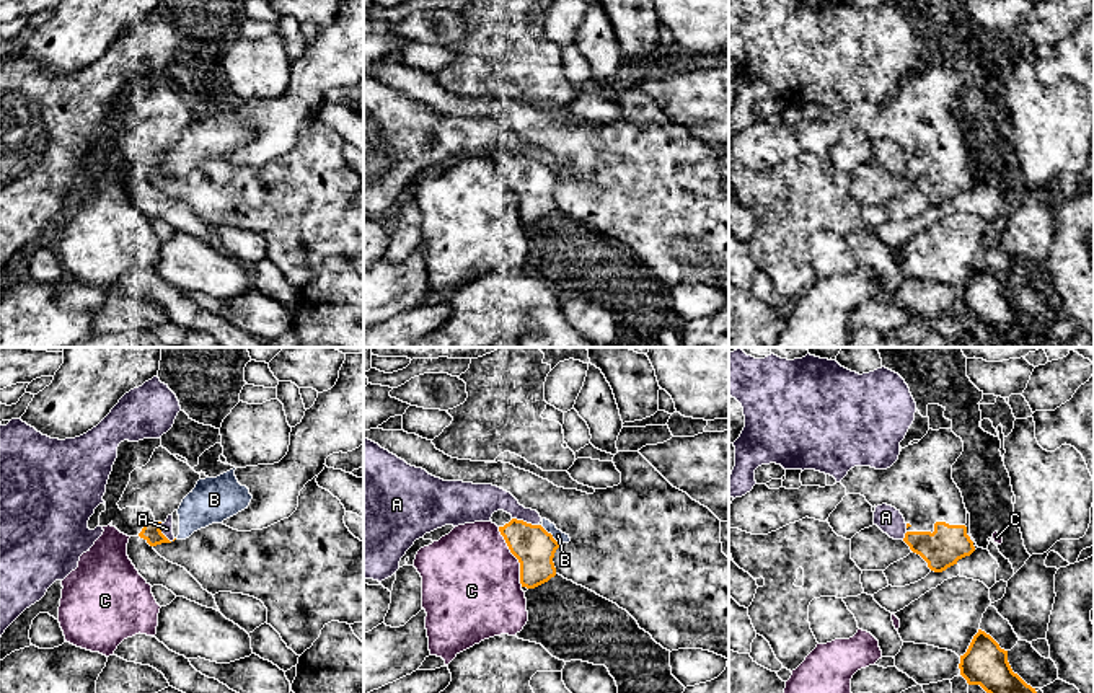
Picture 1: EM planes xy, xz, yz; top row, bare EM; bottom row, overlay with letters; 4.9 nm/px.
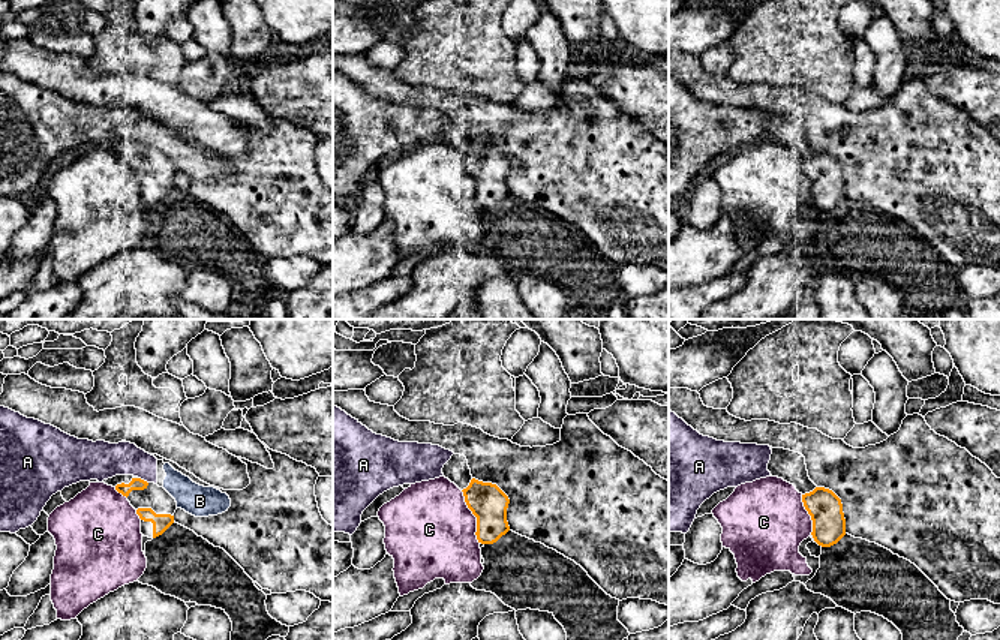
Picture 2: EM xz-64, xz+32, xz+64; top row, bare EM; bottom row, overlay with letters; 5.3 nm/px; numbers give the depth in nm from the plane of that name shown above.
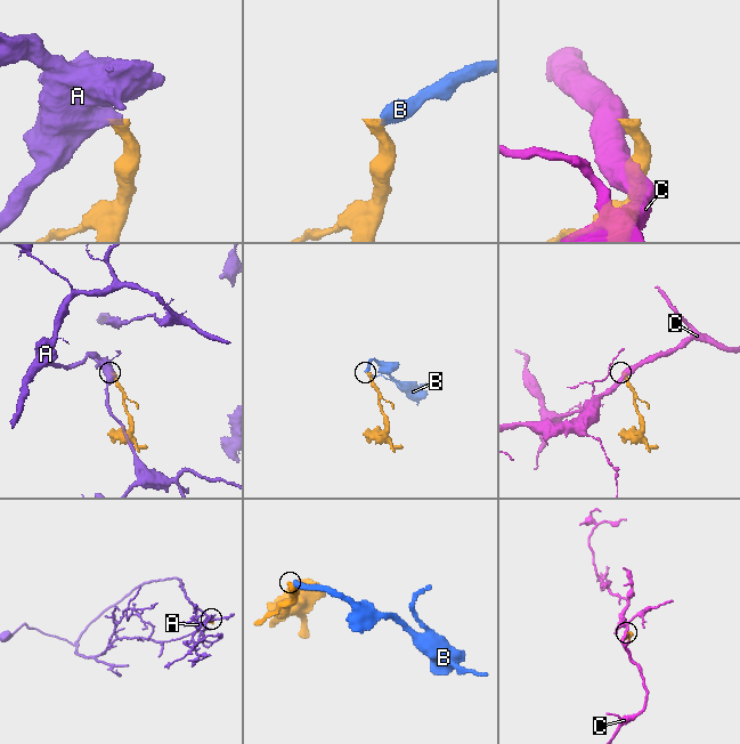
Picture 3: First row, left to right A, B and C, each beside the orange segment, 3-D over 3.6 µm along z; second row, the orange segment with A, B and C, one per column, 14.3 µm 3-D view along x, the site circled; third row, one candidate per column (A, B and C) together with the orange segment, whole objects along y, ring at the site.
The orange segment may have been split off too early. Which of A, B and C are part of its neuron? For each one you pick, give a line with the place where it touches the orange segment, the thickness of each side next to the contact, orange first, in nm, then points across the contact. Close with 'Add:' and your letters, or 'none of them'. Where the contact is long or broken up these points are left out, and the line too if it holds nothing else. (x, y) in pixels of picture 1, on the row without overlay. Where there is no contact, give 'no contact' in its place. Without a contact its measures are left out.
Add: none of them

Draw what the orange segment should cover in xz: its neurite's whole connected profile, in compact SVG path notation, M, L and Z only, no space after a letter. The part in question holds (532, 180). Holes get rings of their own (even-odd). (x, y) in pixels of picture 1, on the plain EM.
M512 153L499 166L520 197L522 222L535 223L556 210L553 192L559 178L541 160Z

